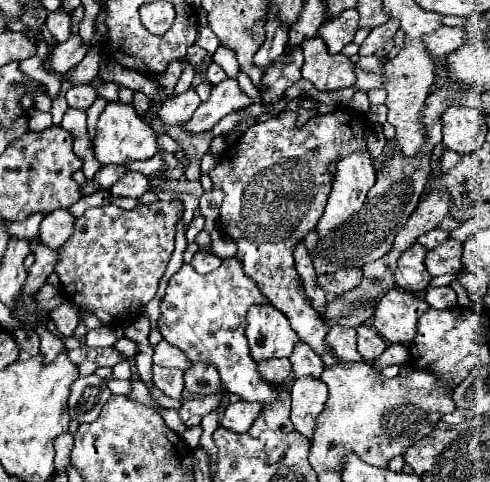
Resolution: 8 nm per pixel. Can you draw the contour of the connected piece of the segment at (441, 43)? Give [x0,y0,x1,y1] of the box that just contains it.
[423,27,465,57]

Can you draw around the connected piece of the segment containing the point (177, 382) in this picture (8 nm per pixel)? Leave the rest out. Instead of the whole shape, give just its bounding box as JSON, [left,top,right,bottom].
[153,365,183,399]

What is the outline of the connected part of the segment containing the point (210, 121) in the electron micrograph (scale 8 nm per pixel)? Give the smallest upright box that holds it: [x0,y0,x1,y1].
[185,79,253,135]

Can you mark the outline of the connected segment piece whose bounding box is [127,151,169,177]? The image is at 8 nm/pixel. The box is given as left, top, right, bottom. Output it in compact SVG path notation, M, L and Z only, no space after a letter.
M159 151L155 157L151 157L147 161L131 161L131 163L127 163L127 169L141 171L143 175L151 177L151 175L157 175L157 173L165 173L169 167L163 161L163 151Z

